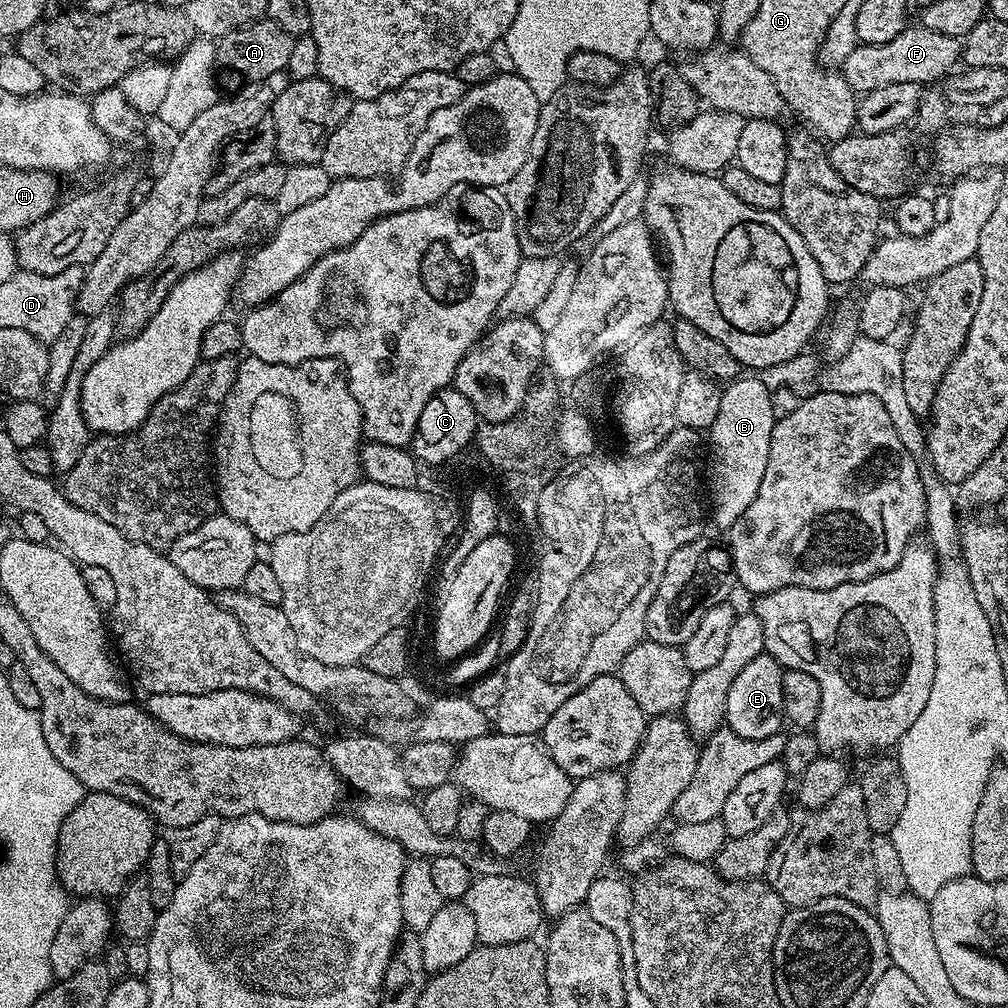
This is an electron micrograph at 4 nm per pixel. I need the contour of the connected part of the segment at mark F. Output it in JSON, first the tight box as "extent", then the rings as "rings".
{"extent":[842,26,962,94],"rings":[[[909,26],[902,30],[902,34],[898,34],[898,38],[890,38],[890,42],[860,43],[854,54],[846,58],[842,74],[857,94],[863,94],[870,90],[878,90],[878,86],[890,86],[890,82],[914,82],[928,86],[931,80],[939,81],[947,77],[961,60],[962,44],[957,37],[938,34],[938,30],[930,30],[923,26]]]}

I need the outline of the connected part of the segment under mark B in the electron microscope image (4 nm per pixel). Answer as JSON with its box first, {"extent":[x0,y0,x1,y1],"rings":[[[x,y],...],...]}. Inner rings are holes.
{"extent":[706,374,778,530],"rings":[[[744,374],[723,385],[718,418],[714,418],[710,429],[712,465],[708,468],[706,488],[708,484],[712,491],[712,520],[721,530],[732,528],[742,518],[746,506],[754,502],[754,494],[762,486],[762,474],[766,474],[770,434],[778,419],[772,409],[772,392],[763,379],[755,380],[752,376],[755,375]]]}

